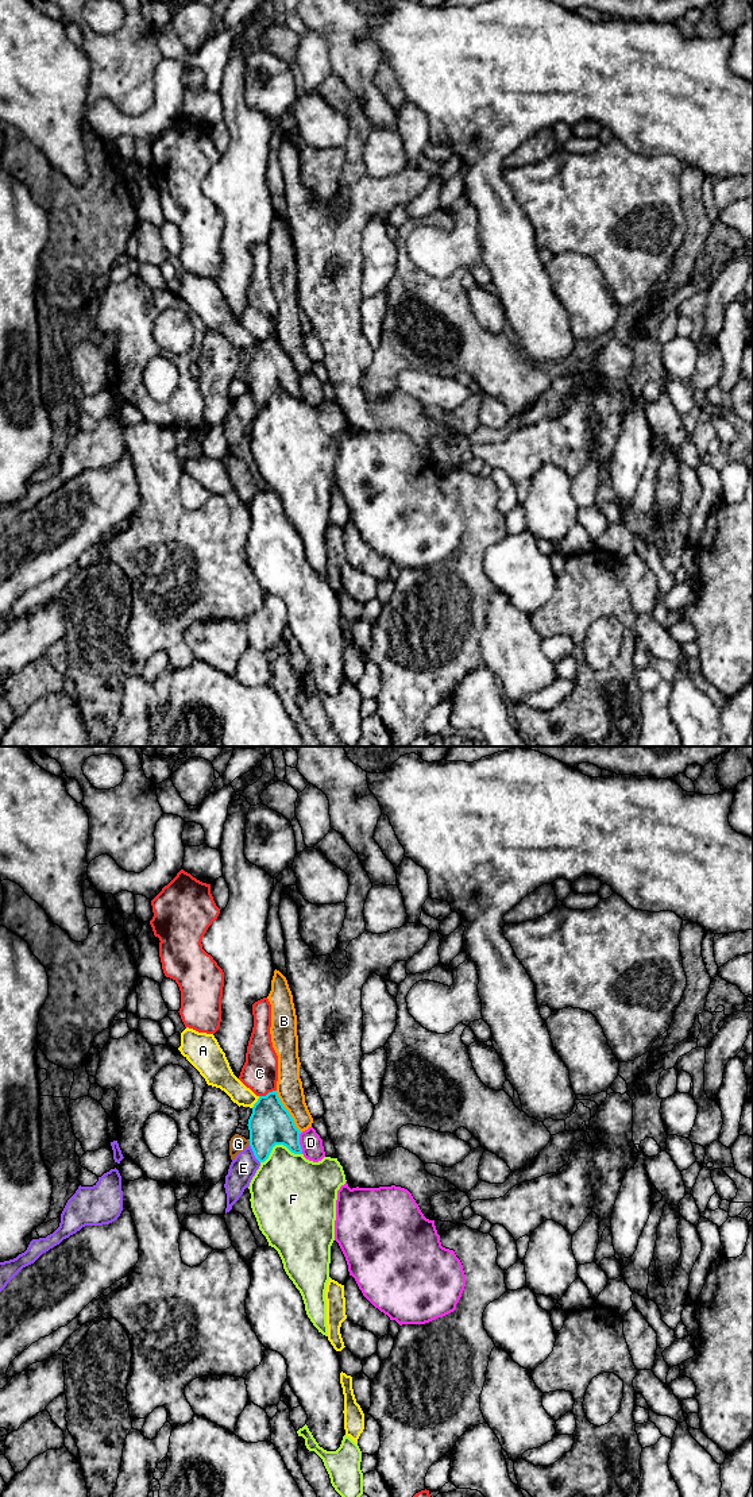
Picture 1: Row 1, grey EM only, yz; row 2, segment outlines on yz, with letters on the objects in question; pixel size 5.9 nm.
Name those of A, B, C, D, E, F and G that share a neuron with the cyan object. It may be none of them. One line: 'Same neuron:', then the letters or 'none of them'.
Same neuron: none of them

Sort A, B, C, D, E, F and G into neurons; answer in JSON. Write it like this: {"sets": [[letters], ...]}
{"sets": [["A"], ["B"], ["C"], ["D"], ["E"], ["F"], ["G"]]}

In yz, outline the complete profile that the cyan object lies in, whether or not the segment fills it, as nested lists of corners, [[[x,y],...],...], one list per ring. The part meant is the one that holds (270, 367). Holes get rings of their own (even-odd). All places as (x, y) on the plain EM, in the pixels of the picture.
[[[277,335],[259,340],[248,363],[250,390],[255,402],[264,406],[275,389],[286,390],[294,398],[302,398],[301,375],[289,355],[281,347]]]

